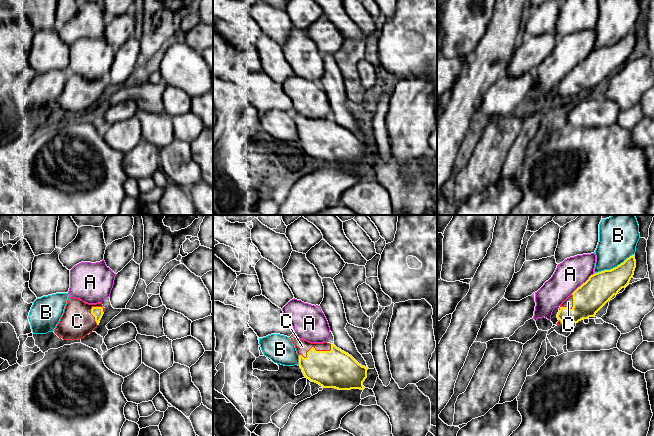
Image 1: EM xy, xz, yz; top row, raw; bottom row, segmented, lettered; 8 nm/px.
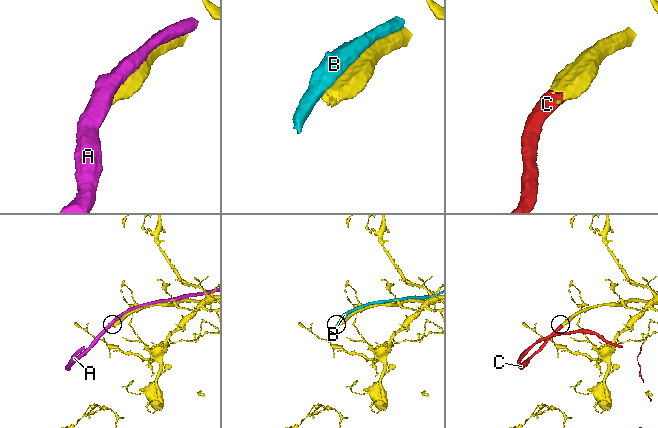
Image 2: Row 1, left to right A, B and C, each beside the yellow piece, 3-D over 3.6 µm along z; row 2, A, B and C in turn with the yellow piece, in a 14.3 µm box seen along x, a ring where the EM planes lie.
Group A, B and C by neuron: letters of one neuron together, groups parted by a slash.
A B / C

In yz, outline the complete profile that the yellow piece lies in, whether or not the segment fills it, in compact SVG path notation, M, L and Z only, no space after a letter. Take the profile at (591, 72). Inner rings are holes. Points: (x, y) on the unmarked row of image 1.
M632 31L611 46L591 51L561 80L556 101L561 101L565 97L578 99L594 93L614 71L629 60L635 44L635 31Z

